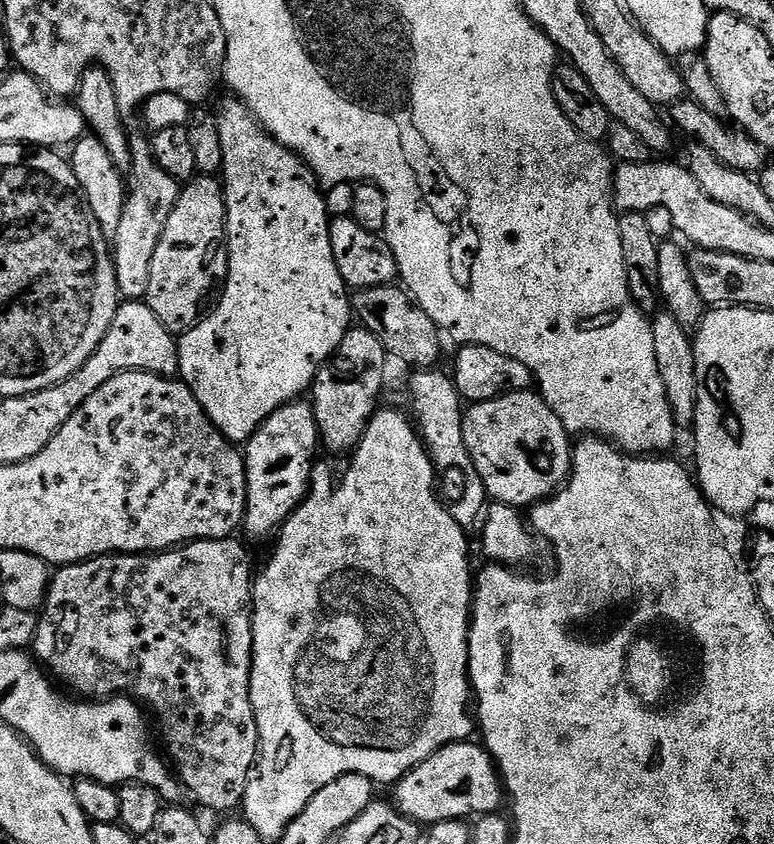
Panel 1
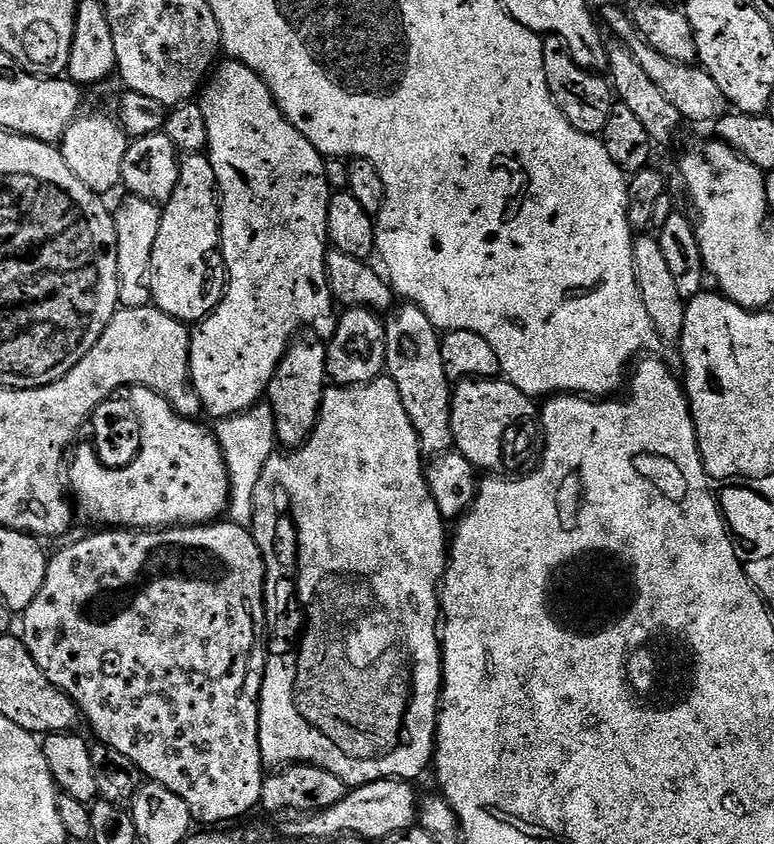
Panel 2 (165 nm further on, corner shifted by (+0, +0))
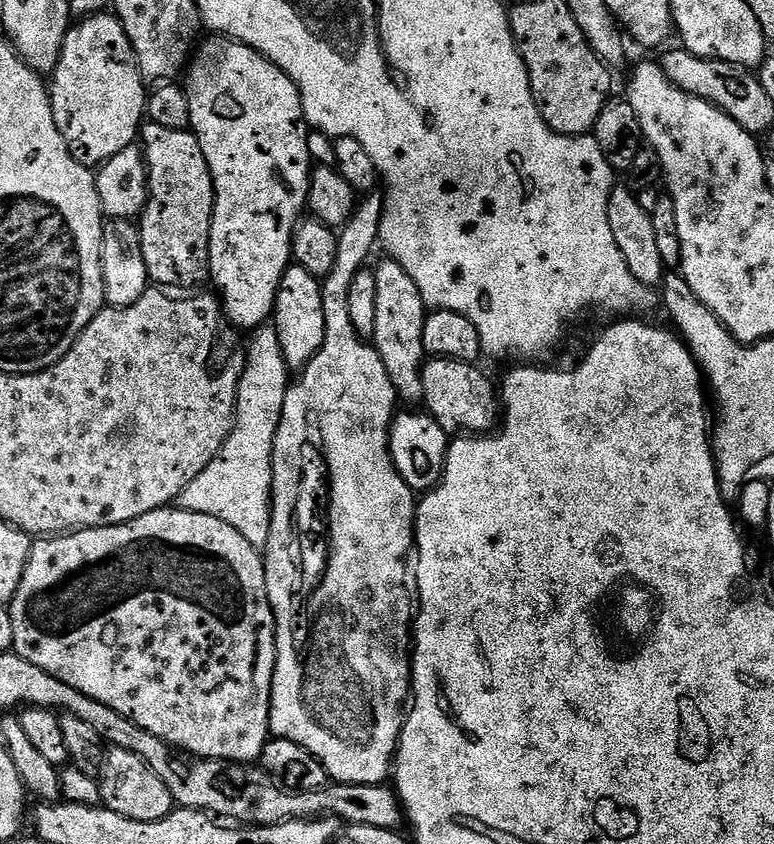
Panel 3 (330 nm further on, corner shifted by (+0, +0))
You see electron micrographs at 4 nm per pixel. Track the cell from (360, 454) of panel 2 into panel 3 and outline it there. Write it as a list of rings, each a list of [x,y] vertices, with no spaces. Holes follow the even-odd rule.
[[[368,194],[357,203],[348,223],[338,232],[338,254],[334,258],[334,270],[322,280],[322,310],[326,314],[326,342],[322,350],[291,381],[282,406],[282,418],[278,434],[274,438],[272,451],[272,521],[270,538],[262,549],[266,570],[266,590],[270,598],[272,613],[276,619],[276,665],[272,679],[272,709],[268,727],[273,737],[289,740],[302,746],[327,770],[329,777],[337,784],[384,784],[394,768],[396,747],[404,725],[406,705],[412,691],[412,649],[414,647],[414,596],[410,591],[410,572],[404,569],[404,559],[409,559],[414,548],[416,527],[417,493],[398,474],[390,455],[388,432],[392,418],[398,411],[398,393],[386,374],[386,366],[376,353],[375,347],[354,330],[350,322],[350,285],[354,278],[365,271],[372,247],[377,247],[380,238],[380,223],[386,211],[383,195]]]

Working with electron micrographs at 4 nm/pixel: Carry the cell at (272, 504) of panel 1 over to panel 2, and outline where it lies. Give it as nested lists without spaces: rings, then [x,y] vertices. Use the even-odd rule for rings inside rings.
[[[304,334],[293,339],[282,362],[276,367],[266,393],[266,403],[274,416],[277,441],[285,449],[299,448],[308,440],[324,401],[327,380],[328,350],[325,341],[315,334]]]

